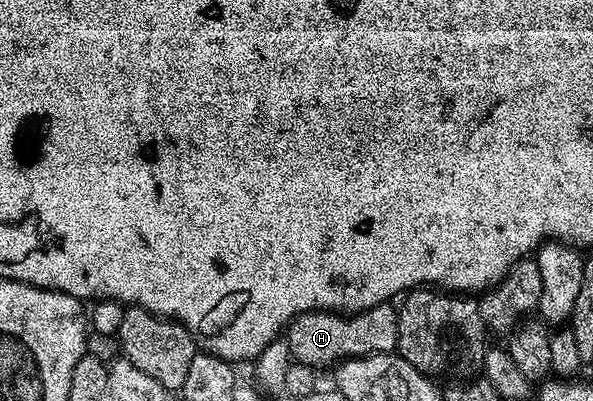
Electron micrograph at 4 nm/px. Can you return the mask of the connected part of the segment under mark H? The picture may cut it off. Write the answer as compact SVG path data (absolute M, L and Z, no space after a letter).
M392 304L375 306L362 311L361 314L333 314L331 310L311 310L288 323L288 350L295 361L313 368L332 368L347 358L390 354L396 350L399 319L397 307Z

